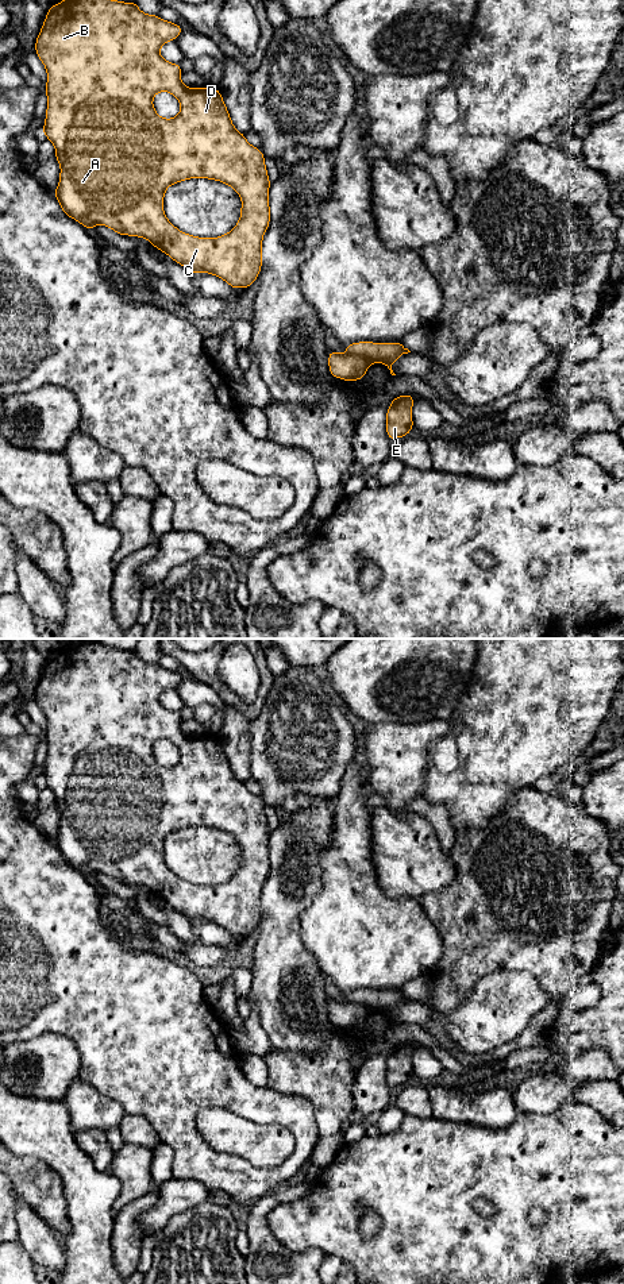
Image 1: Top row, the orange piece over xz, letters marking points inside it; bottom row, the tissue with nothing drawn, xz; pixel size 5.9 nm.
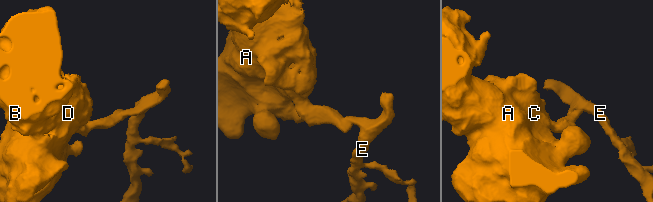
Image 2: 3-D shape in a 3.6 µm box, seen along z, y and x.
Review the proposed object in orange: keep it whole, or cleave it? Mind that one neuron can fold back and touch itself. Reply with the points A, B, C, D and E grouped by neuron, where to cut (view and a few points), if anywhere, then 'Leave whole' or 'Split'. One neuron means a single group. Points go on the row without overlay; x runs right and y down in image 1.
Groups: A B C D / E. Split along xz (347, 999), (359, 1002), (372, 1010). Split

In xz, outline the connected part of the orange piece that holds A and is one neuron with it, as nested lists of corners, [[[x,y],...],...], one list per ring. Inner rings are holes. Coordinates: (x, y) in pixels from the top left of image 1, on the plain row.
[[[96,639],[77,644],[68,644],[62,651],[49,655],[49,660],[35,689],[35,702],[43,710],[47,720],[47,730],[45,736],[47,744],[47,757],[42,782],[53,790],[55,795],[55,807],[61,814],[59,832],[53,842],[58,848],[63,861],[82,872],[90,880],[93,879],[95,874],[103,872],[123,884],[132,883],[145,886],[150,890],[150,892],[169,903],[174,910],[184,914],[189,921],[213,922],[226,929],[234,937],[247,937],[253,930],[257,929],[259,924],[262,915],[262,887],[270,872],[270,853],[267,847],[270,828],[265,813],[265,803],[262,798],[251,794],[246,788],[244,782],[239,780],[234,775],[228,757],[217,736],[186,736],[181,730],[181,714],[178,712],[167,710],[161,705],[161,694],[180,685],[182,676],[182,674],[166,670],[158,663],[143,662],[135,649],[124,651],[119,648],[111,648],[103,645]],[[158,740],[169,740],[178,747],[181,759],[176,766],[163,767],[155,760],[153,745]],[[189,826],[208,826],[220,829],[236,838],[242,847],[240,867],[230,880],[219,886],[199,886],[180,879],[169,870],[163,860],[165,840],[170,833]]]

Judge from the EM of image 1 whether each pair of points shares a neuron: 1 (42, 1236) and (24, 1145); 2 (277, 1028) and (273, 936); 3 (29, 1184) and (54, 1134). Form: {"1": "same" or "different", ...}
{"1": "different", "2": "same", "3": "different"}

